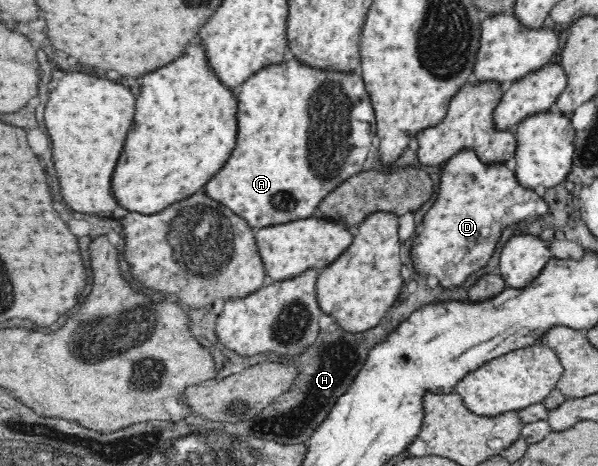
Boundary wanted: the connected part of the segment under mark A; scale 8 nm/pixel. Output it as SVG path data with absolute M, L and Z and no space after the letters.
M295 57L290 60L276 61L274 65L270 62L268 65L261 66L239 87L238 125L240 125L240 133L238 133L238 145L236 145L232 157L226 161L226 165L216 173L216 177L212 177L212 181L206 183L206 193L212 199L216 199L216 201L224 203L226 207L230 207L232 211L240 213L240 217L246 219L254 228L316 214L320 201L326 197L327 193L330 193L336 185L340 185L340 181L344 181L346 177L350 177L350 175L358 173L360 169L364 169L364 159L370 151L372 138L377 133L377 121L372 102L371 100L368 101L369 93L367 89L364 89L360 73L344 73L344 71L338 71L338 69L308 65L307 62L300 61L299 58Z

